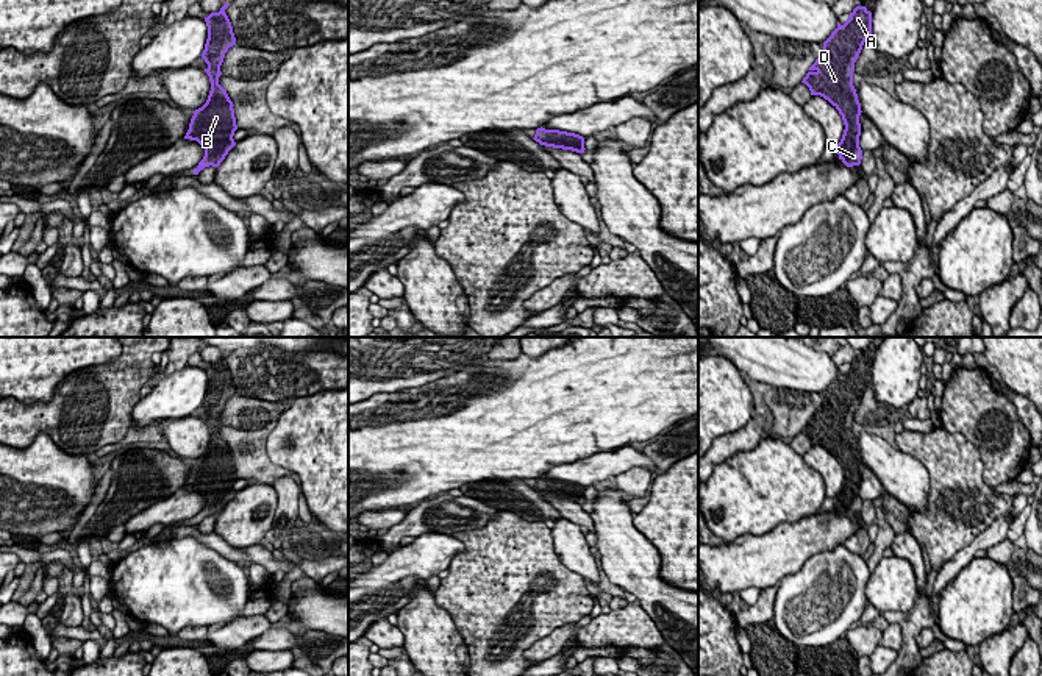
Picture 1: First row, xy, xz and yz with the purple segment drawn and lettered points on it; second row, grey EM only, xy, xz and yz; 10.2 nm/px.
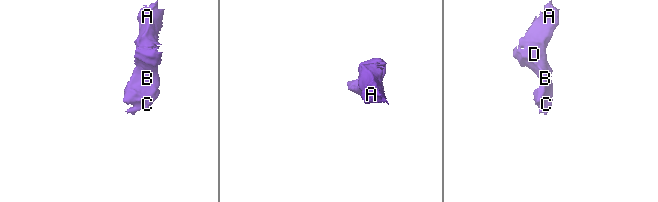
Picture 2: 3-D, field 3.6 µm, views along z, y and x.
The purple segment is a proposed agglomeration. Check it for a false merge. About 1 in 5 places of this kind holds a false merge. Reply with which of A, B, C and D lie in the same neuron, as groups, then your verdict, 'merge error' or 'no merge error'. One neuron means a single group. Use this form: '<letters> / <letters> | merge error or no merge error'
A B C D | no merge error

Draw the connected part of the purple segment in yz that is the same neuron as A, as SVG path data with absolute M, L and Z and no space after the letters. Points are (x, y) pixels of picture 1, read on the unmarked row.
M856 356L850 368L831 382L823 392L823 403L809 417L803 428L811 445L828 450L842 465L845 479L834 501L847 515L859 515L862 500L861 486L861 453L853 436L855 412L867 387L872 384L872 362L865 356Z

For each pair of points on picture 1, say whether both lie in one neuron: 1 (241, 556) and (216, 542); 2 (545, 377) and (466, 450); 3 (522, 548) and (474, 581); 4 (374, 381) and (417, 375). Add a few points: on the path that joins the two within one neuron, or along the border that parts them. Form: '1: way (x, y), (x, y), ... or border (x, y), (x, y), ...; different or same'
1: way (235, 555), (222, 547); same
2: way (525, 397), (503, 419), (497, 419), (486, 430); same
3: way (510, 561), (486, 581); same
4: way (385, 375), (406, 375); same

